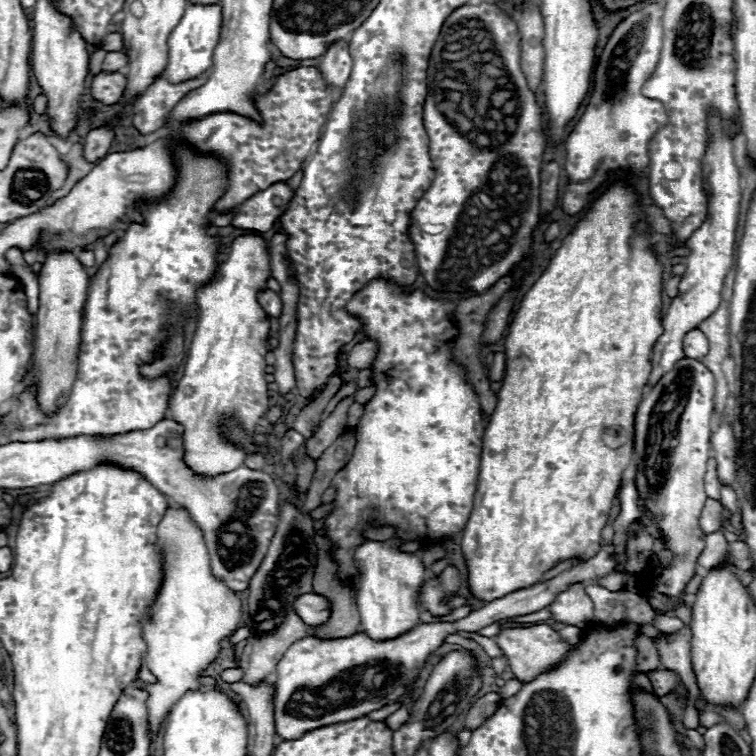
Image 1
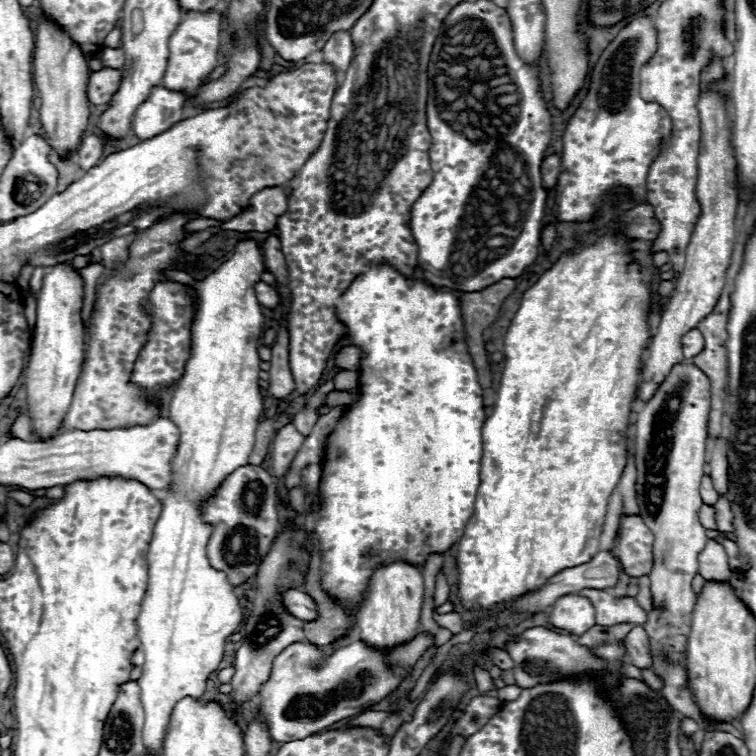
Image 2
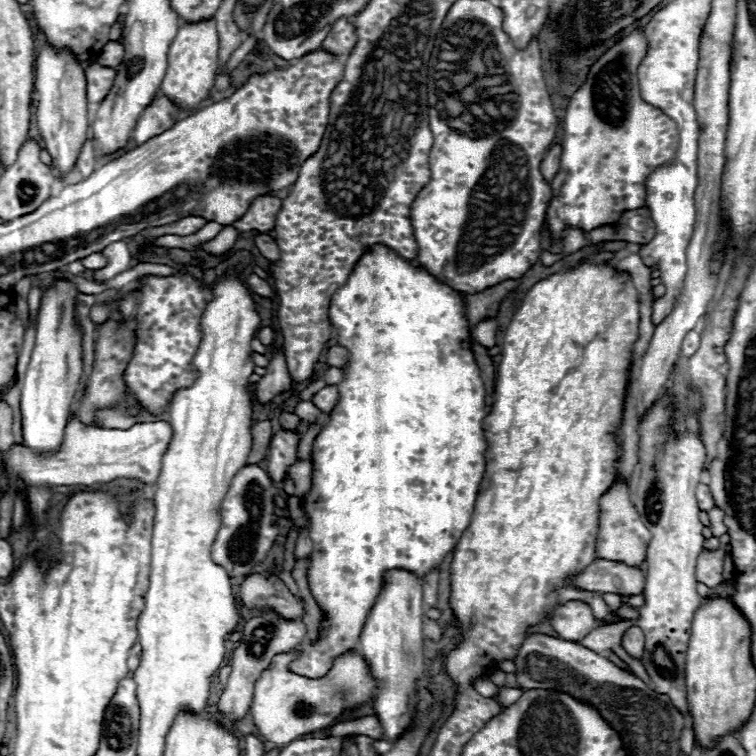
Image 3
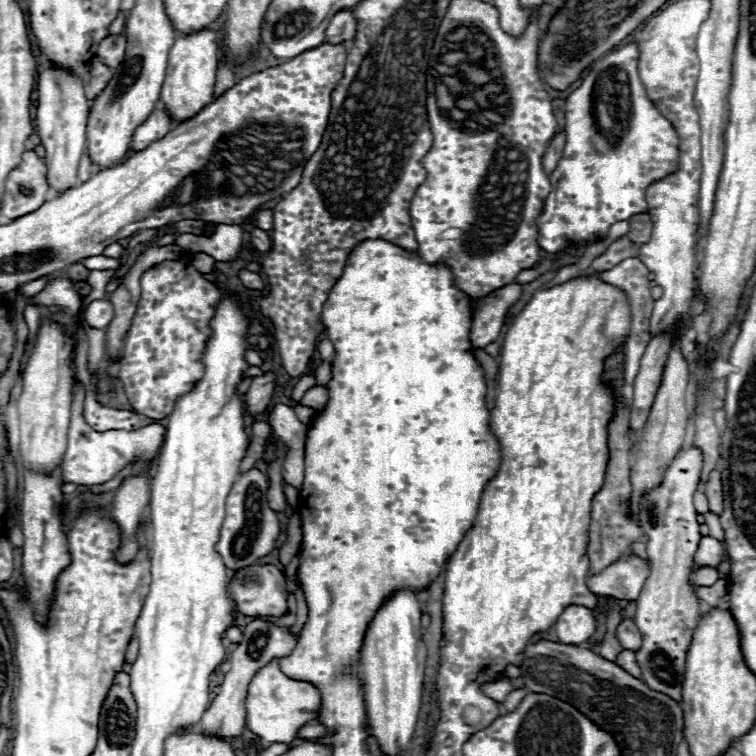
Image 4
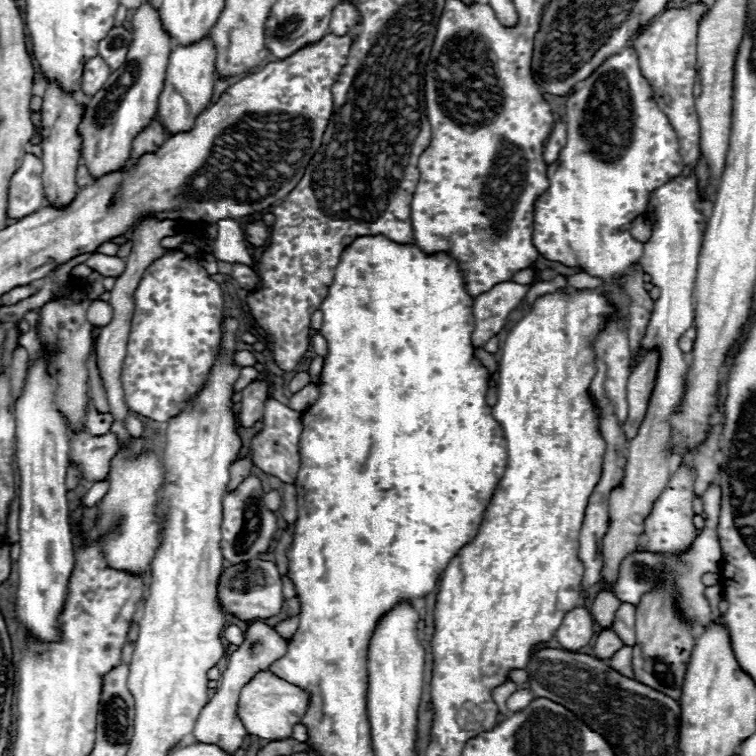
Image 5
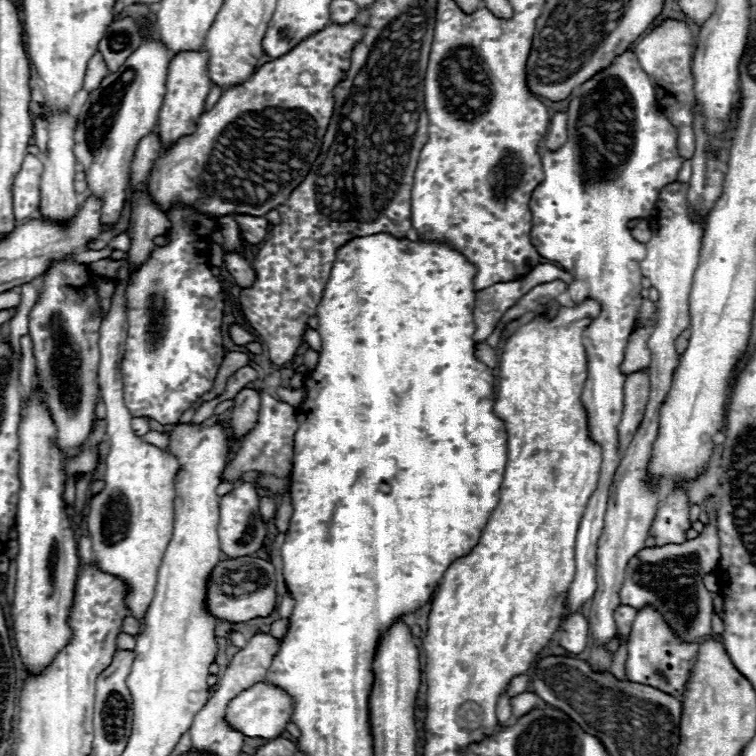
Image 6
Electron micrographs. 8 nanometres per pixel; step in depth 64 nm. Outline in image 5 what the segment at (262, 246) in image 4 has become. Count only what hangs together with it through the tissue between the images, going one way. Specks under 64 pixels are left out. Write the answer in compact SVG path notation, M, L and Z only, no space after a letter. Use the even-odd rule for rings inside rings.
M258 220L258 222L248 222L244 232L246 232L246 240L248 240L250 244L254 244L254 246L264 246L266 240L268 240L268 228L264 226L262 220Z

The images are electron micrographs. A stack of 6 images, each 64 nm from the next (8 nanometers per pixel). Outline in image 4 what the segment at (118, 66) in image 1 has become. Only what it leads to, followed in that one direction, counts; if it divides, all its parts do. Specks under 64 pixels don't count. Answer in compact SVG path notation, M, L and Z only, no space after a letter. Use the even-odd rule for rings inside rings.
M108 36L106 40L100 42L96 58L110 66L110 68L118 68L124 60L124 52L126 52L126 36Z

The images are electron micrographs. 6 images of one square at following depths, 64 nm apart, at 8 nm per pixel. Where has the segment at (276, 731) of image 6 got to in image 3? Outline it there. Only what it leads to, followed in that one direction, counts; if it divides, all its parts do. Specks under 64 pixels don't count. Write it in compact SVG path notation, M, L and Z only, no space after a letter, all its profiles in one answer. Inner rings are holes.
M298 648L276 654L270 662L270 668L262 672L254 688L252 700L254 724L258 732L264 736L264 740L276 746L284 746L292 740L312 734L314 730L330 726L346 708L356 708L364 702L370 702L378 686L378 682L372 678L366 660L356 650L348 650L342 656L338 656L330 672L322 678L308 678L290 672L290 662L296 656ZM344 690L348 692L344 694Z

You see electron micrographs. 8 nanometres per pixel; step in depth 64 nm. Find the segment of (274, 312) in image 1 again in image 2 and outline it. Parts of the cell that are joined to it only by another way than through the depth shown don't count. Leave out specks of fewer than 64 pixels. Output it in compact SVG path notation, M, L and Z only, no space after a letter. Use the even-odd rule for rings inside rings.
M258 282L256 286L254 286L254 290L256 290L256 296L258 296L258 302L264 306L264 308L276 308L278 304L280 304L280 296L278 296L278 292L276 292L276 288L272 288L272 286L268 286L268 284L264 284L264 282Z

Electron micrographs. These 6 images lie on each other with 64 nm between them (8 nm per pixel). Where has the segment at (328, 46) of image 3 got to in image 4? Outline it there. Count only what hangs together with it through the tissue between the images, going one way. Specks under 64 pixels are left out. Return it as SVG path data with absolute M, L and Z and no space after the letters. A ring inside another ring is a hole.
M342 10L338 12L332 20L330 20L330 26L326 30L326 42L330 44L350 44L354 42L354 36L356 36L356 18L352 16L350 10Z

